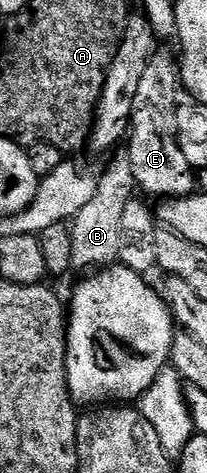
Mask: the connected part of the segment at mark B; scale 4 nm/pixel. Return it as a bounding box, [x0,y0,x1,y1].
[70,155,137,271]

